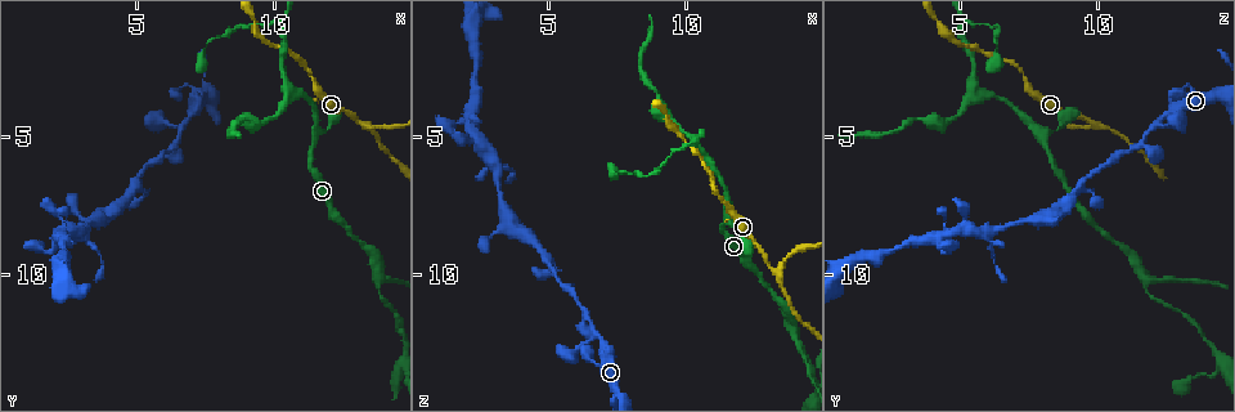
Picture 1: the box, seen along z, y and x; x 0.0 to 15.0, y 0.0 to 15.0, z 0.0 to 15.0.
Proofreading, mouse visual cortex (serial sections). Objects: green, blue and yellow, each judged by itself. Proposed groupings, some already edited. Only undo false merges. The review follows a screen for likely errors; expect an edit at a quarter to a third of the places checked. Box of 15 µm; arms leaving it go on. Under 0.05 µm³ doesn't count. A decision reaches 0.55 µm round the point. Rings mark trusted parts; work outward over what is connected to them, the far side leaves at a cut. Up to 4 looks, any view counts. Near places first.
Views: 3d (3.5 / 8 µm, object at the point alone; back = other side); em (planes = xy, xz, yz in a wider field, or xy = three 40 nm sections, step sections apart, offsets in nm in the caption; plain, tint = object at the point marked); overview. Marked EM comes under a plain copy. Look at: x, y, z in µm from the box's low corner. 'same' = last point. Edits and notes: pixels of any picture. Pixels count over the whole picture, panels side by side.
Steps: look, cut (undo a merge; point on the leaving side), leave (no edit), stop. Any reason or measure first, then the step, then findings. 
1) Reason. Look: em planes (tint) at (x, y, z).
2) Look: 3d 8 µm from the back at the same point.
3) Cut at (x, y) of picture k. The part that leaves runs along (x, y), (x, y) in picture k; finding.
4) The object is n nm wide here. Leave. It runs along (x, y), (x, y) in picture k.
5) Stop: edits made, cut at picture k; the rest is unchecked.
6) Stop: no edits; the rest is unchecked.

Three arms meet. Look: 3d 3.5 µm at (10.5, 3.5, 5.6).

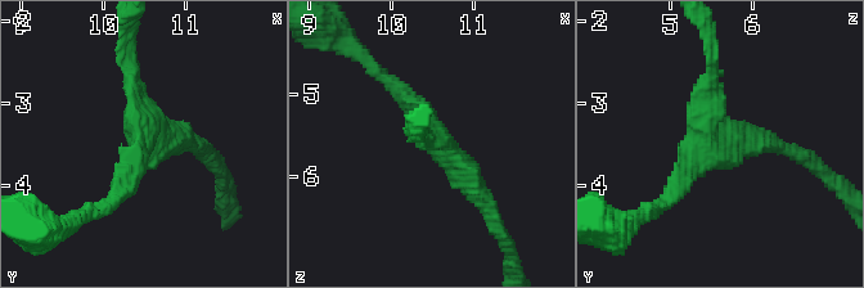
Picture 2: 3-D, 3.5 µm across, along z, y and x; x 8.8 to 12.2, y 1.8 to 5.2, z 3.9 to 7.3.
Look: em xy step 1 (tint) at (10.55, 3.40, 5.55).

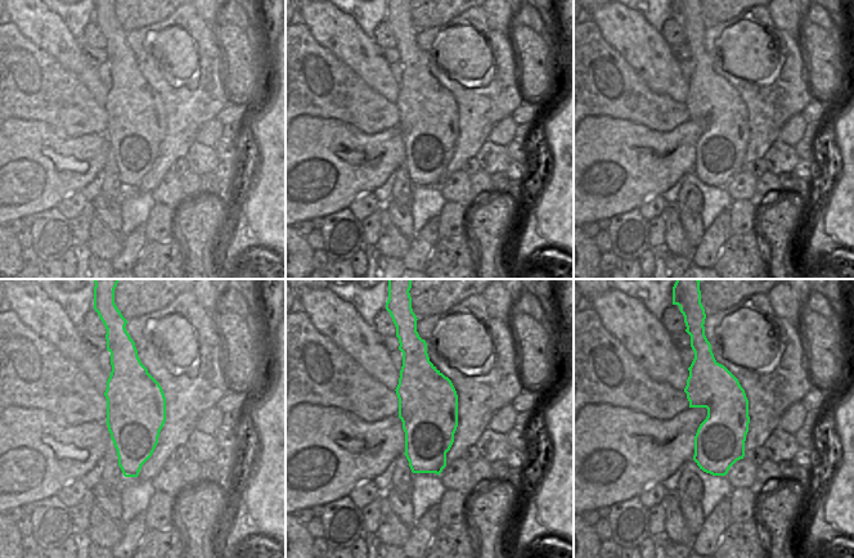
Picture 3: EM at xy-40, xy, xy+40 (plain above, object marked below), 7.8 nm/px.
3 arms meet here. Leave. It runs along (490, 207), (403, 93) in picture 2; continuous, no second cell.

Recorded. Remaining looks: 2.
Abrupt turn. Look: 3d 3.5 µm at (13.2, 4.5, 9.8).

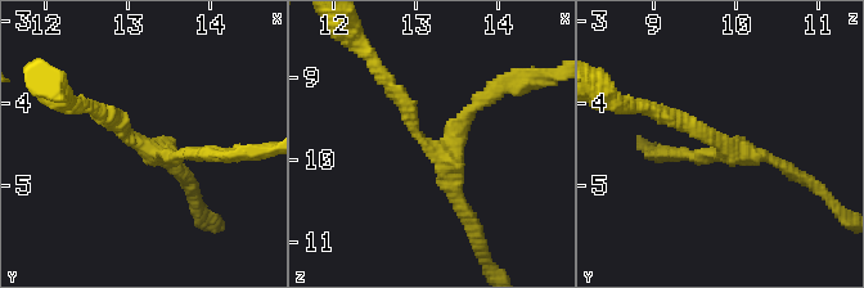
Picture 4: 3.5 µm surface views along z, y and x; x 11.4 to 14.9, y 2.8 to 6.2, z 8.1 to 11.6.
Look: em xy step 3 (tint) at (13.30, 4.50, 9.90).

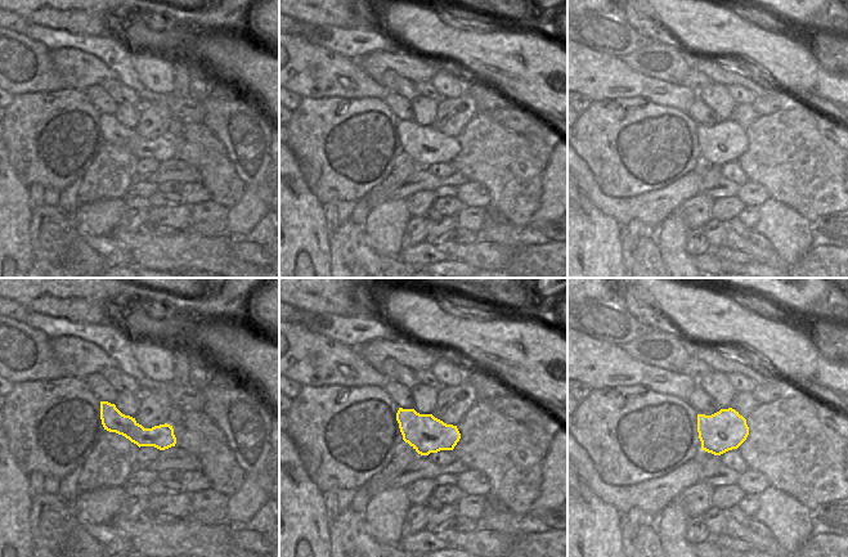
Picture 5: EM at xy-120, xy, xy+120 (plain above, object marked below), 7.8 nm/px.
The object is 300 nm wide here. Leave. It runs along (394, 89), (469, 217) in picture 4; continuous, no second cell.

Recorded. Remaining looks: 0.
Stop: no edits; the rest is unchecked.

